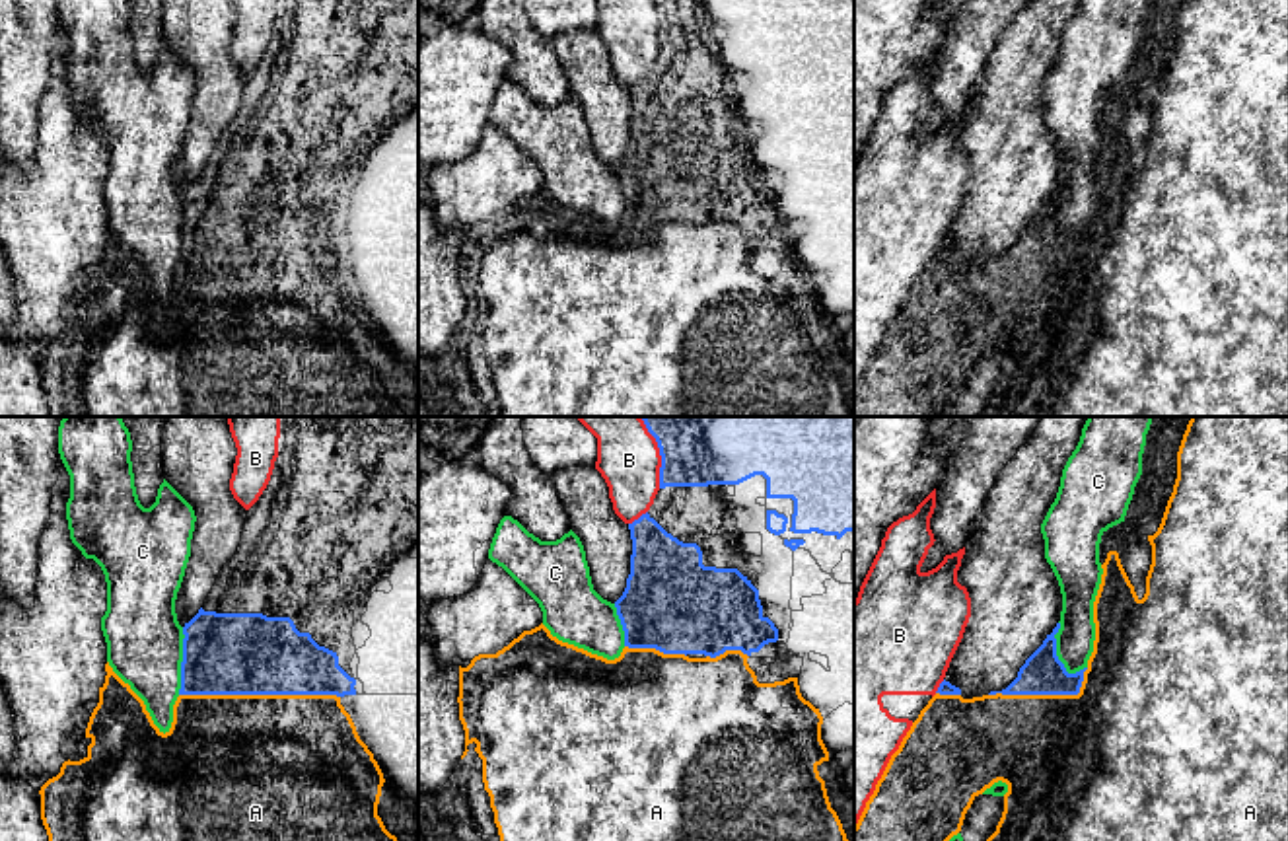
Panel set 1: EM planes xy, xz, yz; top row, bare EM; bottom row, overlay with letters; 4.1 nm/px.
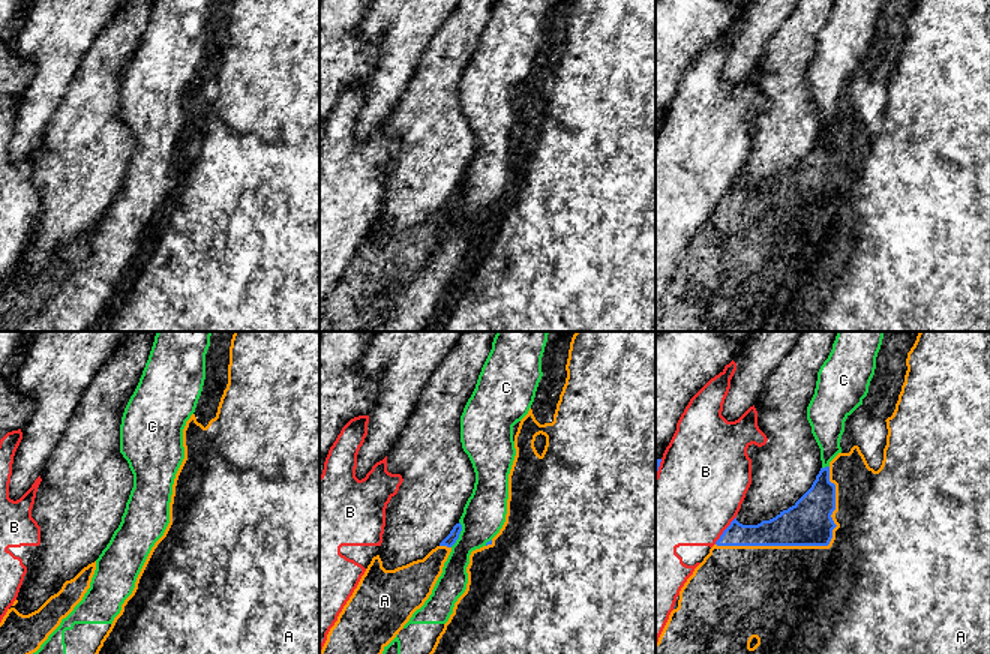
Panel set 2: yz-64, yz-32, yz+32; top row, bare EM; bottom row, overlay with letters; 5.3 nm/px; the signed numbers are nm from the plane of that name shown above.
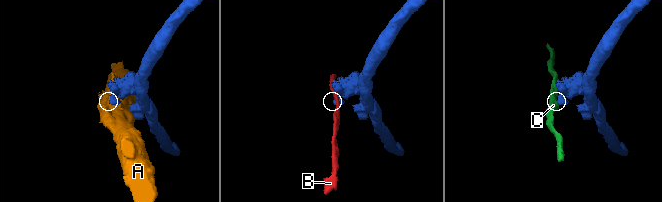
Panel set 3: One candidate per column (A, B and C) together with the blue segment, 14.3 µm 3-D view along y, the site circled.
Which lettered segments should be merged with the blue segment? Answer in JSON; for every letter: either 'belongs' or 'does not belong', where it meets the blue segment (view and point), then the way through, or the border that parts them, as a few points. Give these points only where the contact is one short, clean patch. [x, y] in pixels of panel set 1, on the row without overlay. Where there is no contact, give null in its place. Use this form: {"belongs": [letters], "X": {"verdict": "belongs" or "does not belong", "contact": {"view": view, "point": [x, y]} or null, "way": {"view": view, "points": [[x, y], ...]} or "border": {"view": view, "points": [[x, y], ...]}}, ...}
{"belongs": [], "A": {"verdict": "does not belong", "contact": {"view": "xy", "point": [259, 257]}}, "B": {"verdict": "does not belong", "contact": {"view": "xz", "point": [662, 26]}}, "C": {"verdict": "does not belong", "contact": {"view": "yz", "point": [1055, 215]}}}

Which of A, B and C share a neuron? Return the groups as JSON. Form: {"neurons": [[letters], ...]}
{"neurons": [["A"], ["B"], ["C"]]}

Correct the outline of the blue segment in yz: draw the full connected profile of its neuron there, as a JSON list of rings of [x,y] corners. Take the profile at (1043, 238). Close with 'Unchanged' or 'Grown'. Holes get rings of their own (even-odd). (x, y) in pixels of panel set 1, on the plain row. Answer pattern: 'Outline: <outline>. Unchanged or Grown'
Outline: [[[1060,187],[1053,193],[1043,208],[1025,224],[1018,241],[1002,255],[990,255],[988,259],[1078,259],[1084,234],[1068,238],[1064,228],[1056,220],[1056,202]]]. Unchanged

